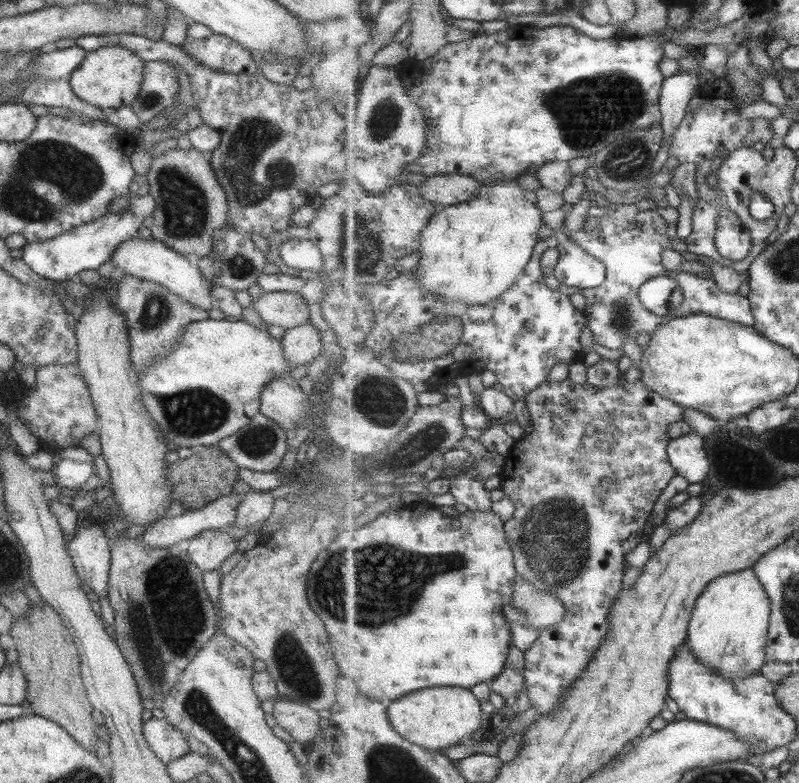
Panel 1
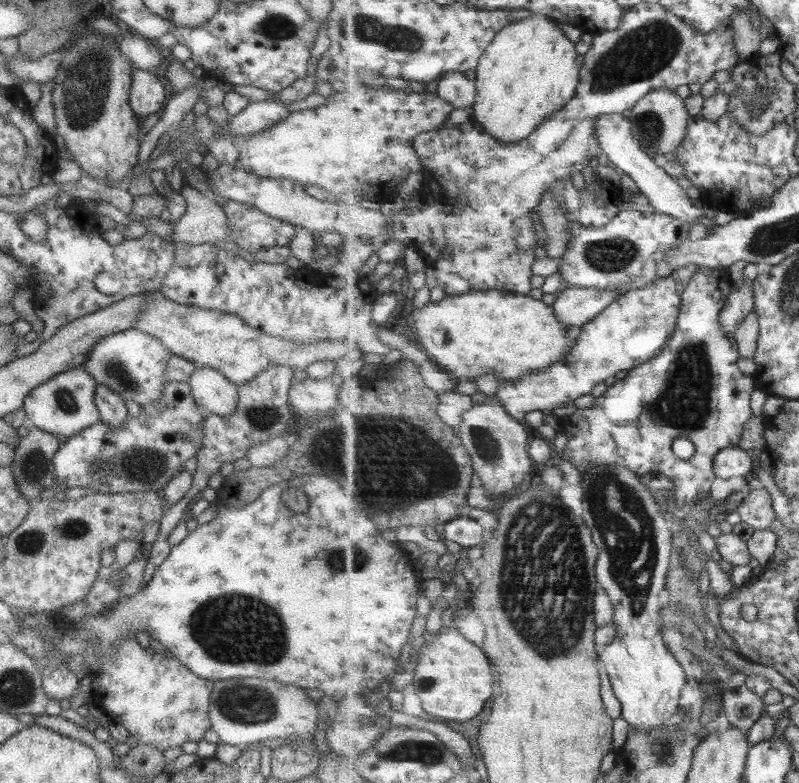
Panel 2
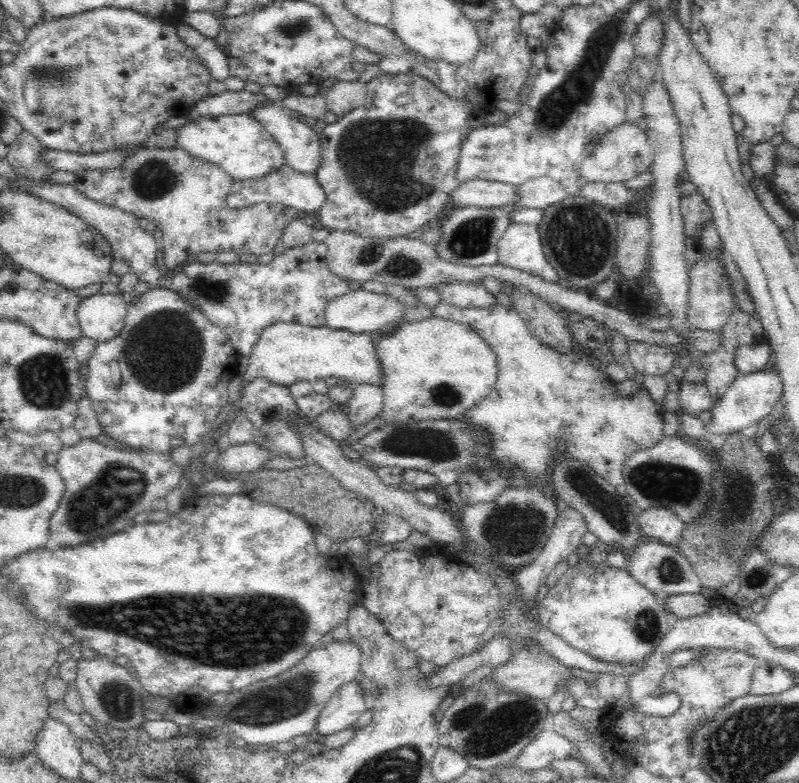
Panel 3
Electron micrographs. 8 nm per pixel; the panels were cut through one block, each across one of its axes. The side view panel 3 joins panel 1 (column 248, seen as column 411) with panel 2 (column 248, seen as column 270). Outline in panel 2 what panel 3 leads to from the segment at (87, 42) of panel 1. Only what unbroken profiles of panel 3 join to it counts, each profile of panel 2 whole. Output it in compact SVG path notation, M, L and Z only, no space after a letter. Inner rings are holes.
M279 99L251 102L228 121L230 136L262 132L284 120L290 112Z

